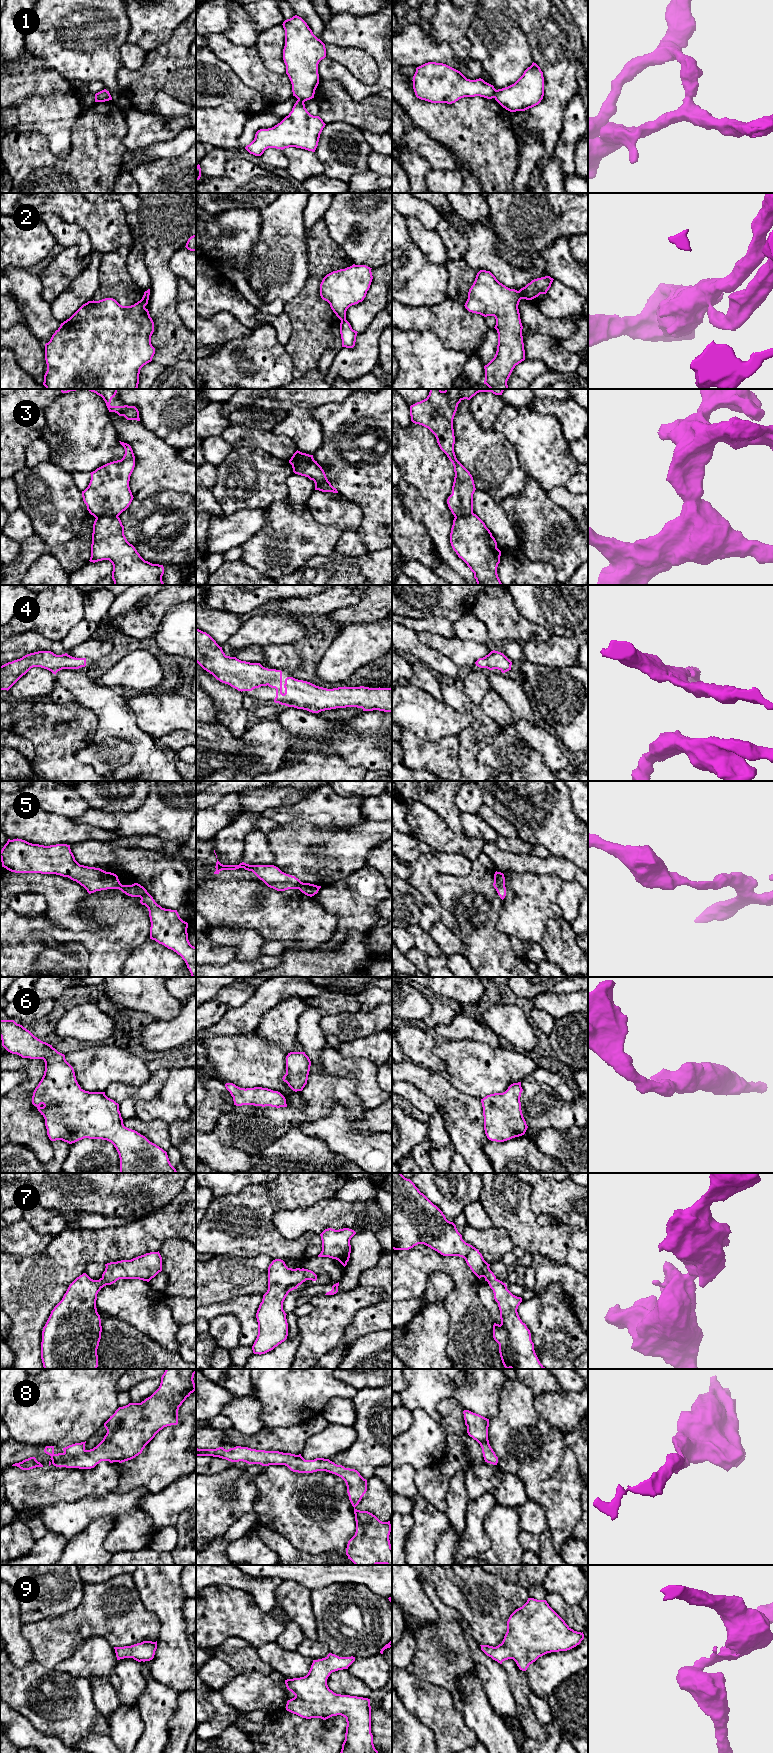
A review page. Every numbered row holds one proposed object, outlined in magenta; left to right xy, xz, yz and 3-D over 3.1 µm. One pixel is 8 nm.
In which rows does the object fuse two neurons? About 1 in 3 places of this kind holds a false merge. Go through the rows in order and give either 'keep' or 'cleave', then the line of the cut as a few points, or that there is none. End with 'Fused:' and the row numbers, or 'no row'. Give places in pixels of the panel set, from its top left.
1: cleave; cut yz (496, 90), (494, 97)
2: cleave; cut yz (517, 291), (521, 298)
3: cleave; cut xz (313, 458), (299, 458), (291, 464)
4: keep; cut none
5: keep; cut none
6: keep; cut none
7: keep; cut none
8: keep; cut none
9: keep; cut none
Fused: 1, 2, 3

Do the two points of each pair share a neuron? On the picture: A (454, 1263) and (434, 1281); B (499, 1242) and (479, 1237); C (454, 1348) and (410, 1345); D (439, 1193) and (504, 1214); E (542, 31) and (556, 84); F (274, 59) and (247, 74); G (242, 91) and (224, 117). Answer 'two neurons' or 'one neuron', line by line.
A: two neurons
B: one neuron
C: two neurons
D: two neurons
E: one neuron
F: two neurons
G: two neurons

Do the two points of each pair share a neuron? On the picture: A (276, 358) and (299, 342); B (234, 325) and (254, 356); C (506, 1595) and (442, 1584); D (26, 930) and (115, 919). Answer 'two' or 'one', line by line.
A: two
B: two
C: one
D: one

